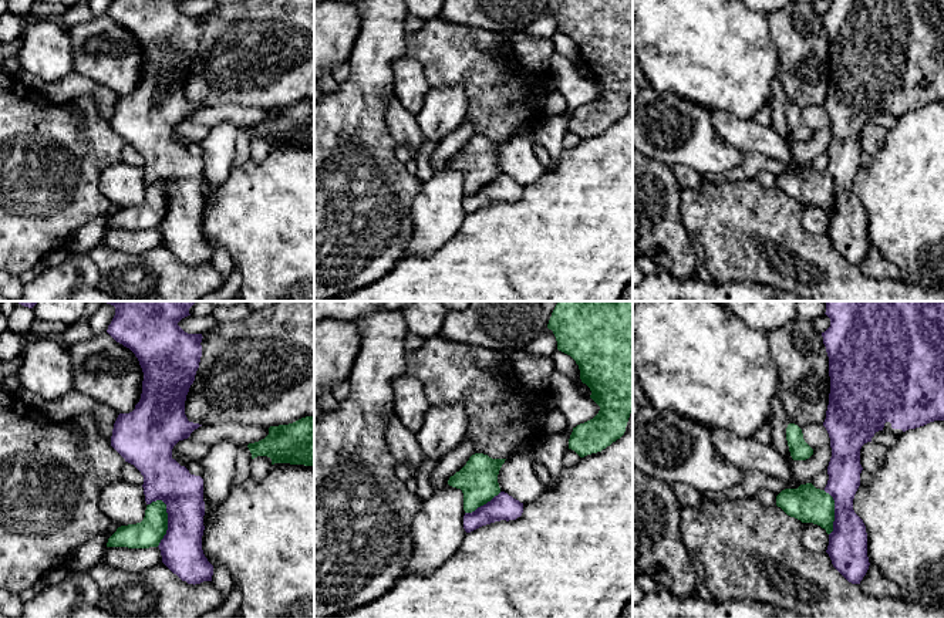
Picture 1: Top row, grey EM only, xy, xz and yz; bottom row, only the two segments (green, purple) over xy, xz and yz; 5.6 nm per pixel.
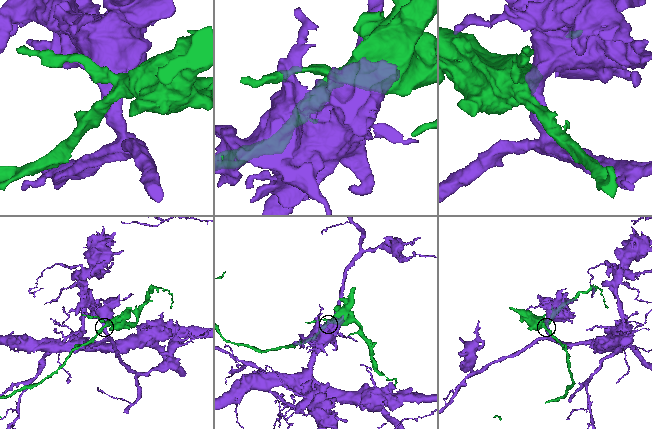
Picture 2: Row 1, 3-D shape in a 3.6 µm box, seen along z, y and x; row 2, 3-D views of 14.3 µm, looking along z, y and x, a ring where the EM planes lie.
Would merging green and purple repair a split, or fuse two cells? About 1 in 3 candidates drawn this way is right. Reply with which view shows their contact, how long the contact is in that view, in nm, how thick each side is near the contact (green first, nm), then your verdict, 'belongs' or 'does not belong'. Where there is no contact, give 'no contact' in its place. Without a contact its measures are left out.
meets green in xy; contact 280 nm long; 160 nm thick on the green side, 240 nm on the other; does not belong

